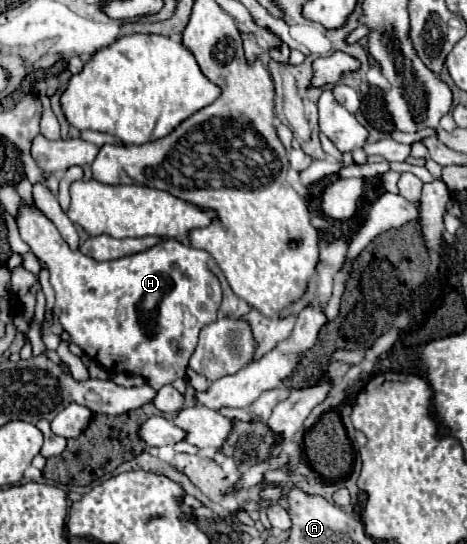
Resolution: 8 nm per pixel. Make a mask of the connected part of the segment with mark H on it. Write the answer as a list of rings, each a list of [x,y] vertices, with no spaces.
[[[21,203],[17,225],[21,239],[49,267],[51,285],[57,299],[53,313],[57,315],[63,329],[71,335],[73,343],[77,343],[109,373],[141,375],[153,389],[159,389],[177,377],[185,377],[185,369],[197,345],[199,331],[217,319],[221,305],[221,285],[207,267],[211,257],[207,251],[193,249],[175,239],[161,239],[155,247],[137,255],[101,263],[83,255],[81,251],[71,251],[53,221],[49,221],[47,215],[35,205]]]

